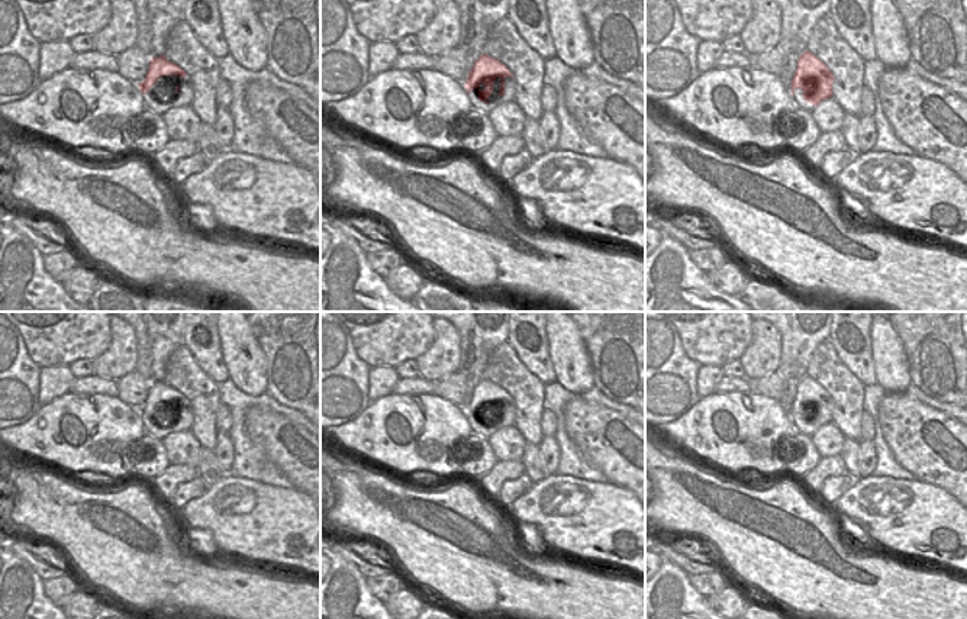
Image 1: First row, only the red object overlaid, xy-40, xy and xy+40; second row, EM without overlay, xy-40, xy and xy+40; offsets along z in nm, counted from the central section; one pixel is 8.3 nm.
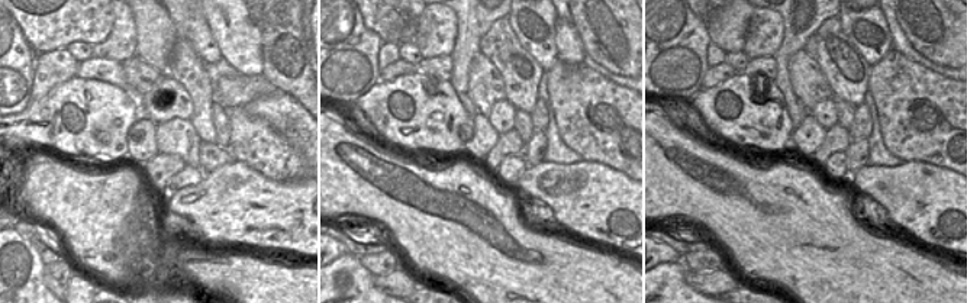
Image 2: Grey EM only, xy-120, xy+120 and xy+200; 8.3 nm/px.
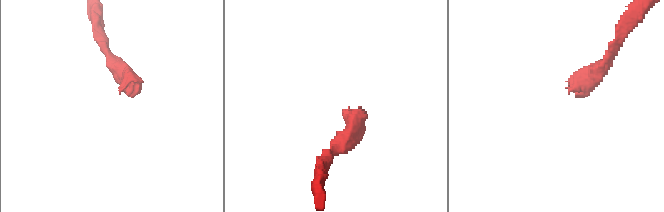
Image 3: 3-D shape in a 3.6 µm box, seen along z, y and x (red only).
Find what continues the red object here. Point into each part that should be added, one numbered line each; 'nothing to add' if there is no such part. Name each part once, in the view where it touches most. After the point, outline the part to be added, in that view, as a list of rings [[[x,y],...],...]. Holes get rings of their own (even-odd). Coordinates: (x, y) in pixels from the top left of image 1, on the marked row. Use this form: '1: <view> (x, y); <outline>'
1: xy (495, 99); [[[496,77],[493,83],[493,93],[486,101],[478,100],[478,91],[484,90],[484,84],[481,83],[478,88],[474,88],[468,94],[468,100],[473,106],[473,109],[481,112],[481,113],[490,113],[496,106],[505,103],[505,101],[513,101],[515,100],[515,93],[516,93],[516,84],[515,84],[515,77],[506,77],[503,80],[505,83],[505,94],[500,97],[500,83],[502,80]]]

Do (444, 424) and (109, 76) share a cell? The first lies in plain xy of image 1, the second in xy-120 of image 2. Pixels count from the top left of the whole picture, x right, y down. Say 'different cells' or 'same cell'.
different cells

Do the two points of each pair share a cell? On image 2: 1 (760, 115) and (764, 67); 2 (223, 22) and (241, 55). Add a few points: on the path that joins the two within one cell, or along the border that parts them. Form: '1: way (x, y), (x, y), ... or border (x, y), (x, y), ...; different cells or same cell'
1: border (743, 73), (773, 81); different cells
2: way (232, 31), (239, 39), (241, 47); same cell

